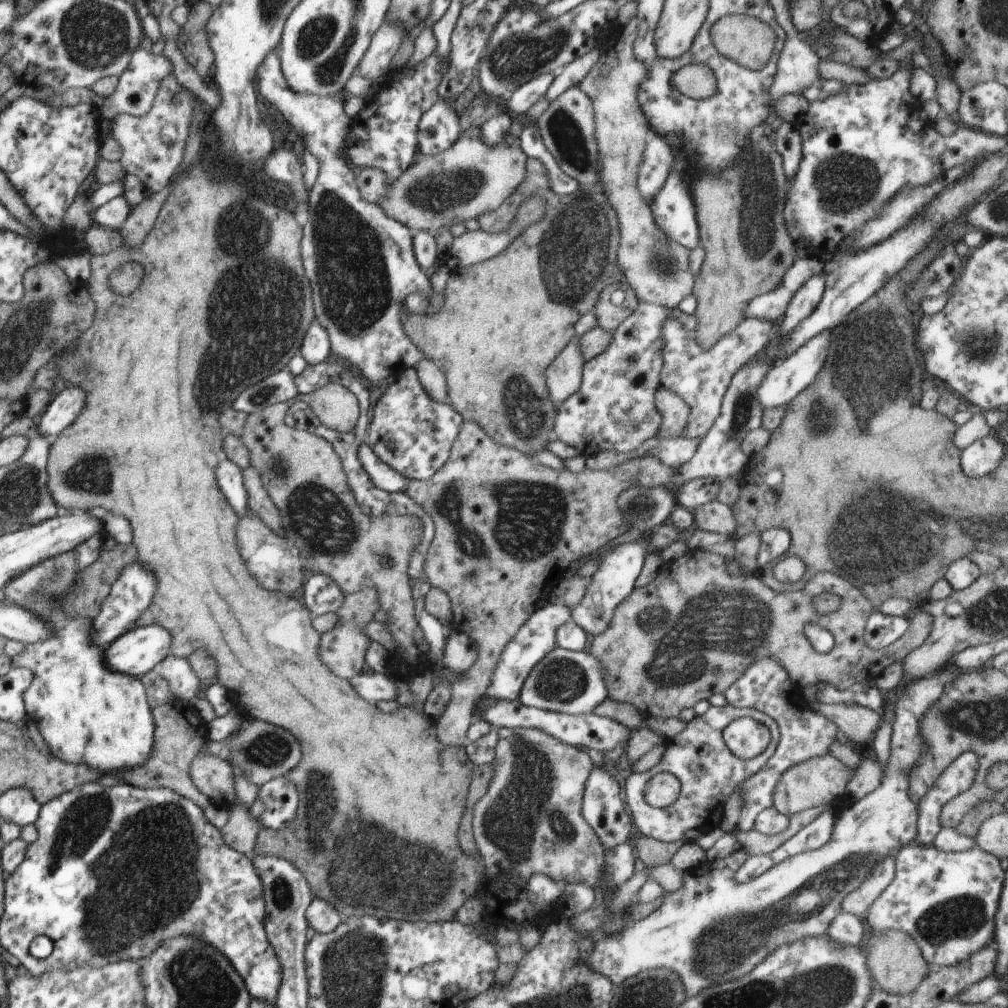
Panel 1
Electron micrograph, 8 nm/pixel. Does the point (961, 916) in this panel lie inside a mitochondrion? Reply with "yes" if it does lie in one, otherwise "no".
yes

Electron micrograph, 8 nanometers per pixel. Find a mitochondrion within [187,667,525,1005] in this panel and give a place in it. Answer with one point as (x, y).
(345, 856)

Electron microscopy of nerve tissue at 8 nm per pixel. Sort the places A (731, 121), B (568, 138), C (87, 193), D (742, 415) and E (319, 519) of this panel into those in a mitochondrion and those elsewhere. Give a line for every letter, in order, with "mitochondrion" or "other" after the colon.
A: mitochondrion
B: mitochondrion
C: other
D: mitochondrion
E: mitochondrion

